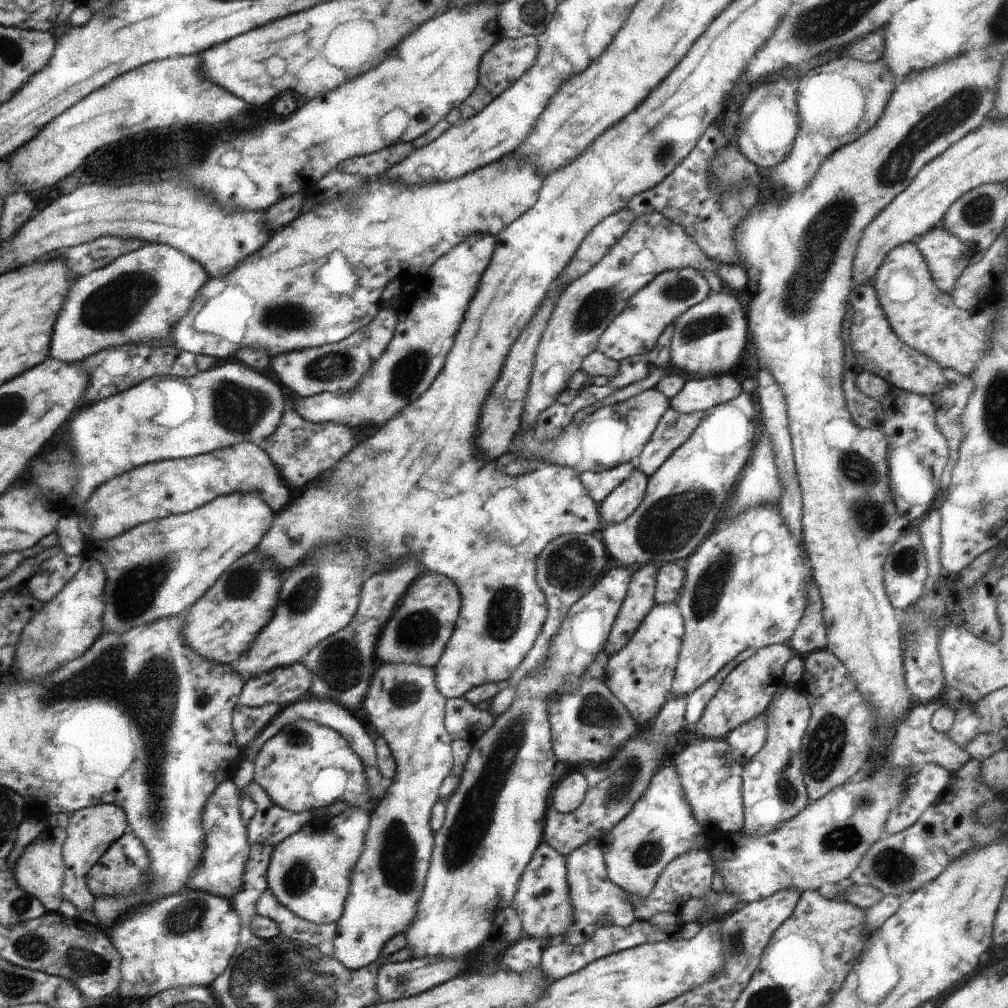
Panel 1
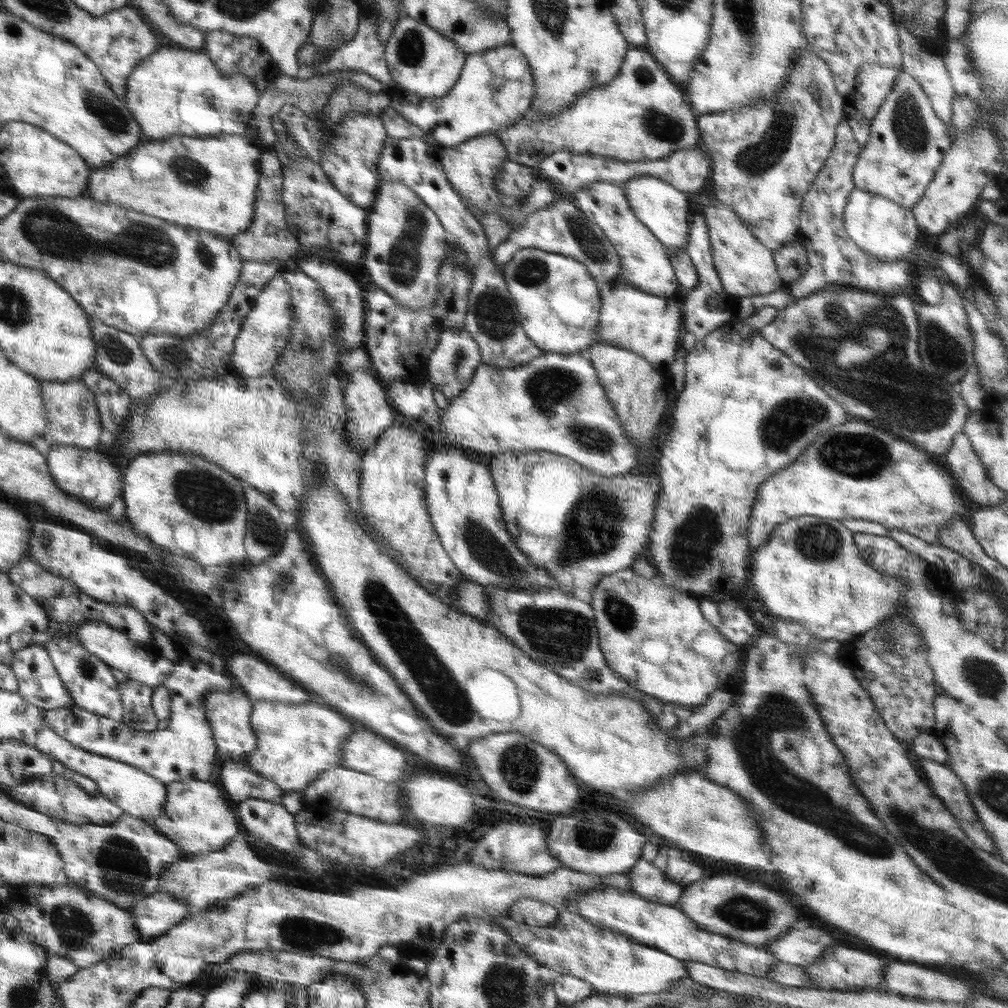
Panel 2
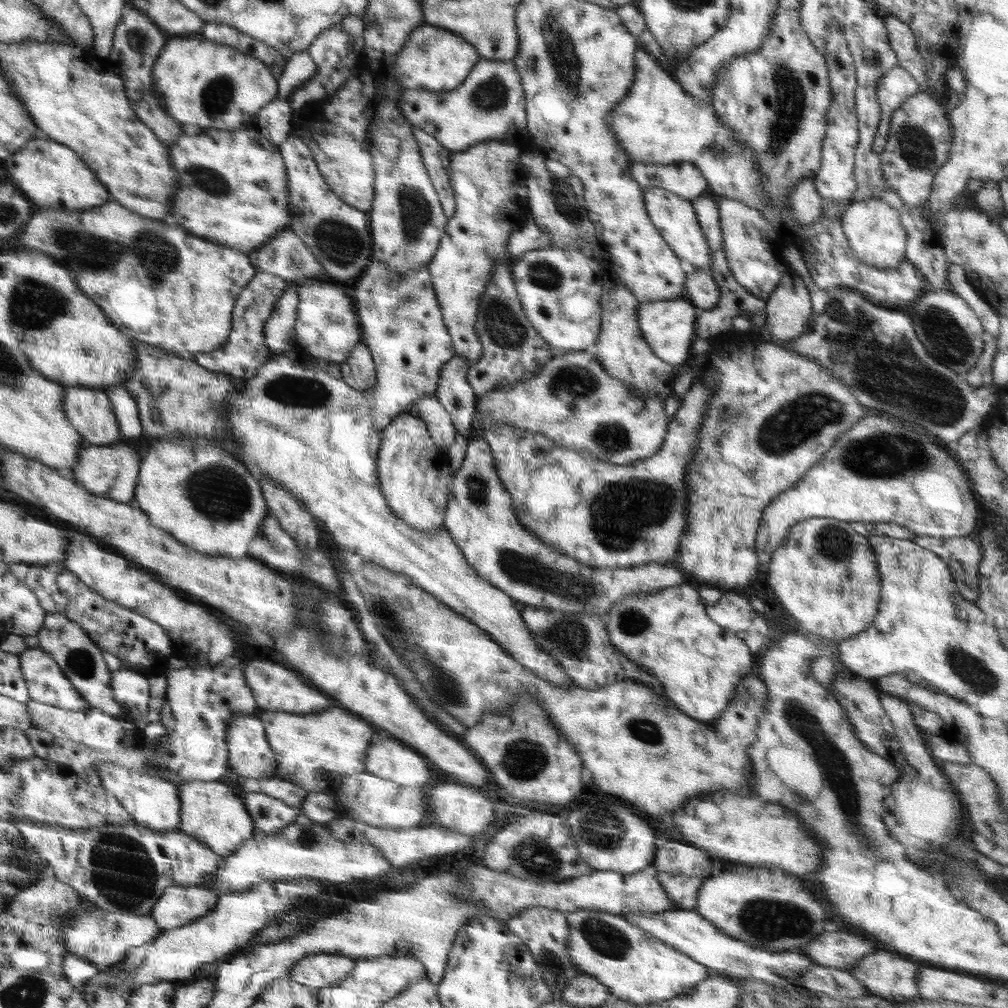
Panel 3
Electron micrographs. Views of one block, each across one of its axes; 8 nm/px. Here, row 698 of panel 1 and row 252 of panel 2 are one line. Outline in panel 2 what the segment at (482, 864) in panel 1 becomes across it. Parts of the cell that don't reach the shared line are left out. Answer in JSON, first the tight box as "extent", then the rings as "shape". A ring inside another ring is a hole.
{"extent":[501,247,602,353],"shape":[[[528,247],[515,252],[501,268],[528,339],[544,353],[585,353],[588,350],[596,340],[602,298],[600,286],[579,260]]]}

